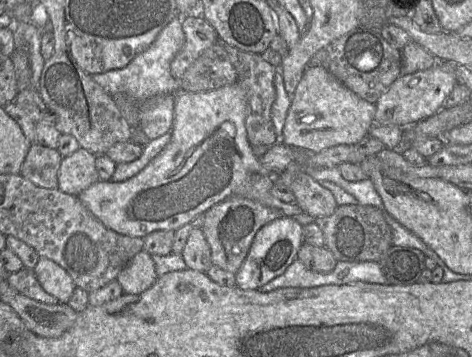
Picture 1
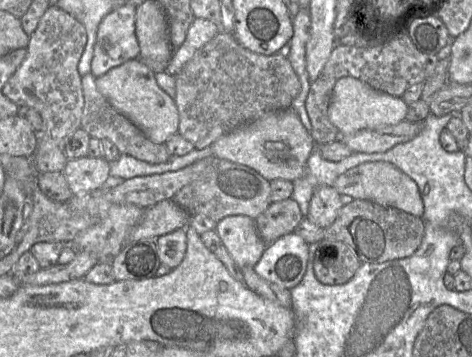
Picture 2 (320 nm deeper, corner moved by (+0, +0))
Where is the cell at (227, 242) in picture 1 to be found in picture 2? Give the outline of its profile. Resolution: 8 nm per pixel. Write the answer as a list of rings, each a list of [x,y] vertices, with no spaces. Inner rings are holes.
[[[291,198],[272,202],[255,220],[256,229],[266,245],[294,232],[304,216],[298,203]]]

